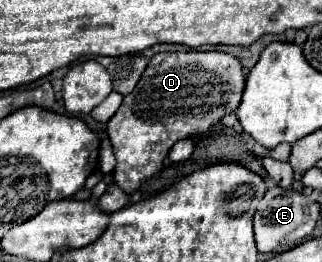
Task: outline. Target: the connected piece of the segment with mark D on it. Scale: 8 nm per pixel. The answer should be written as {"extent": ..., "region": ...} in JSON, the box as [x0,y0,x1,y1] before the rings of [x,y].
{"extent":[107,52,245,192],"region":[[[159,52],[151,58],[135,90],[123,98],[119,112],[107,122],[117,166],[115,182],[125,192],[135,192],[141,184],[161,172],[163,160],[179,140],[205,134],[227,114],[235,112],[243,88],[245,72],[241,62],[227,52]]]}

